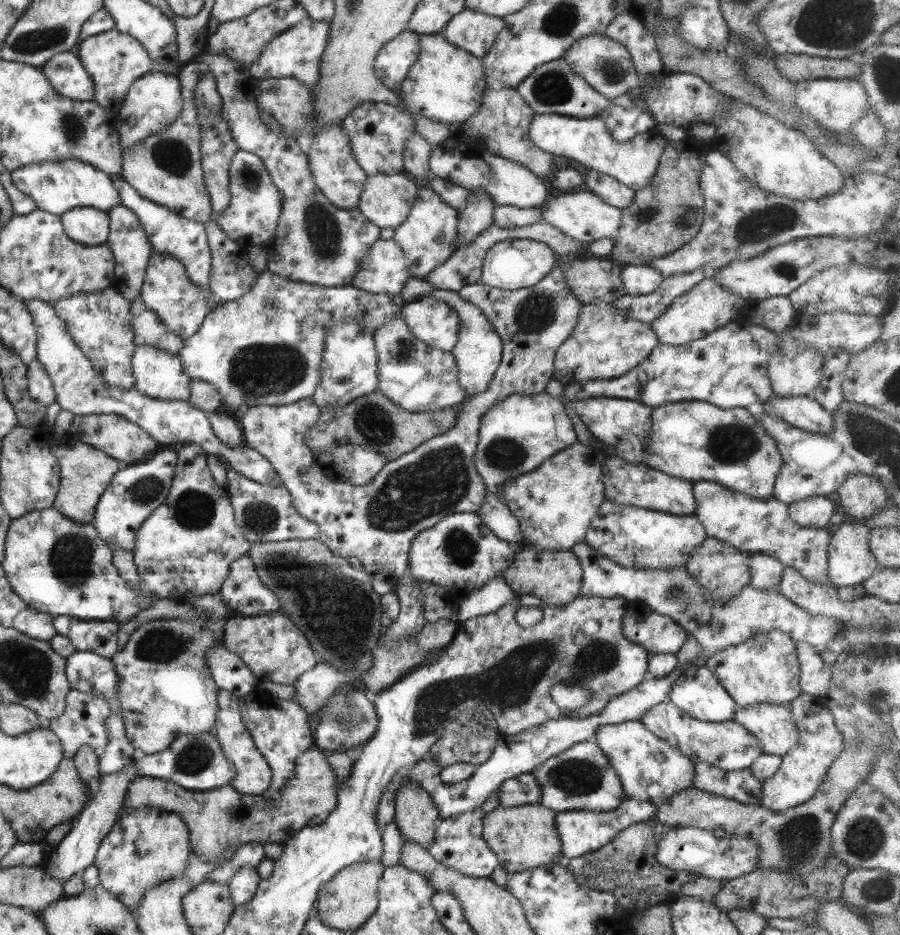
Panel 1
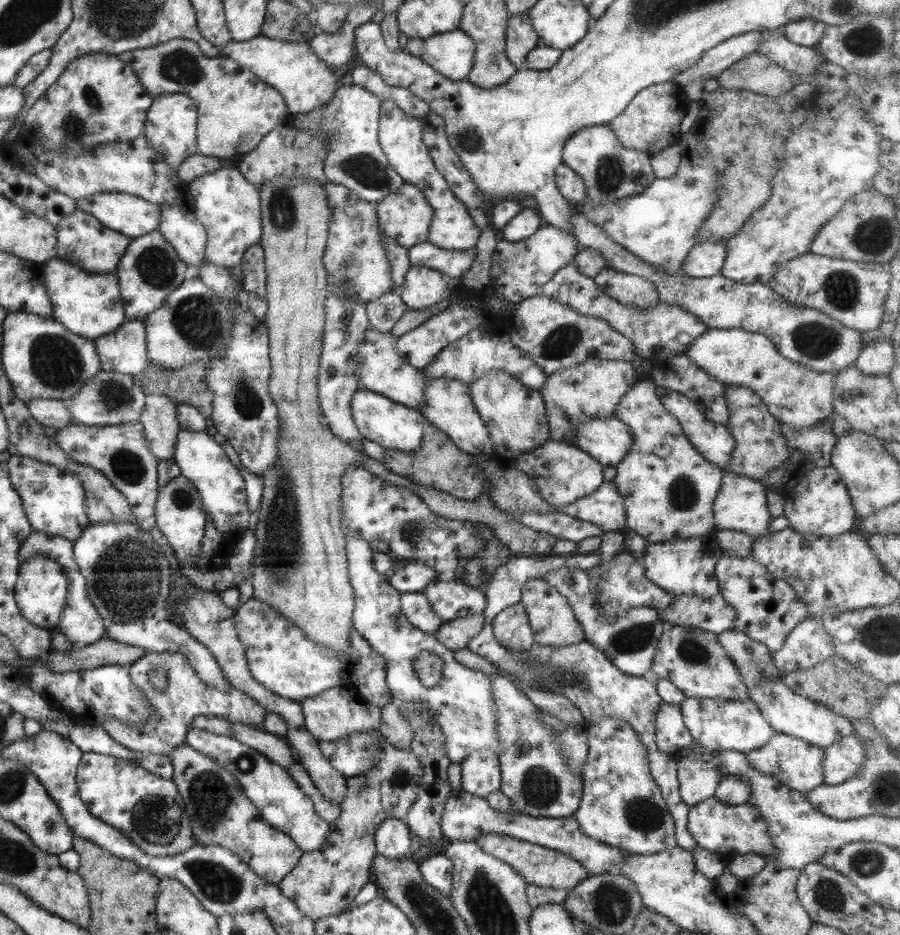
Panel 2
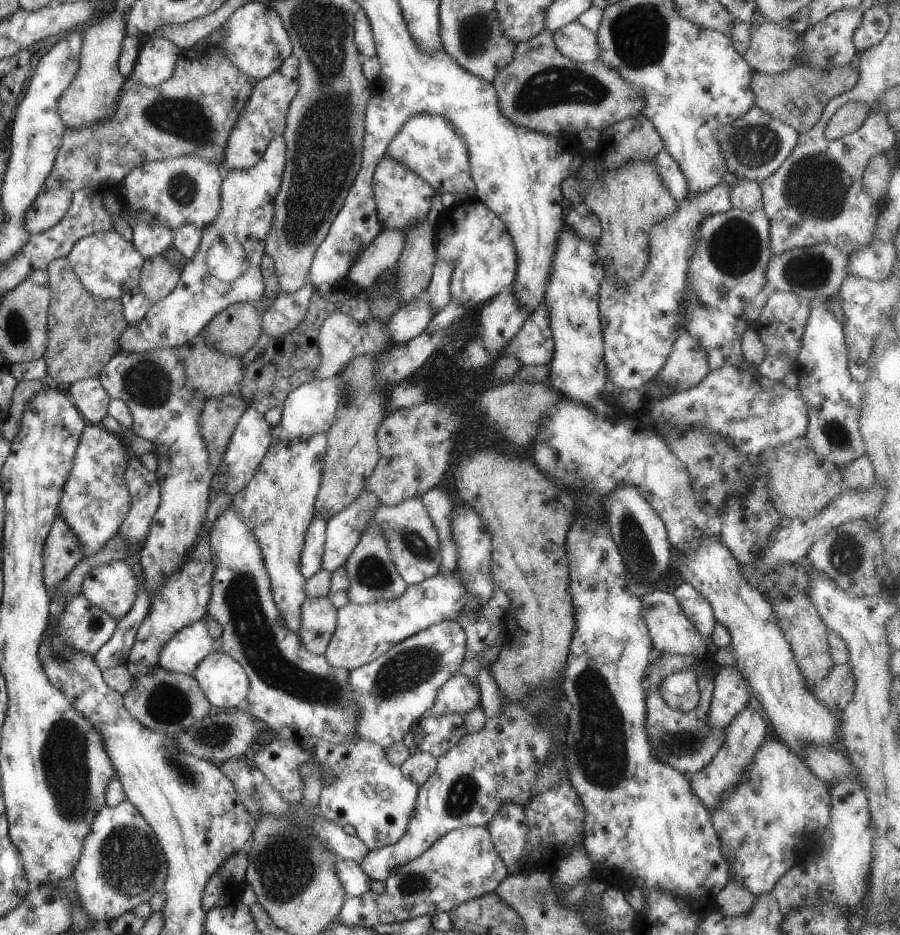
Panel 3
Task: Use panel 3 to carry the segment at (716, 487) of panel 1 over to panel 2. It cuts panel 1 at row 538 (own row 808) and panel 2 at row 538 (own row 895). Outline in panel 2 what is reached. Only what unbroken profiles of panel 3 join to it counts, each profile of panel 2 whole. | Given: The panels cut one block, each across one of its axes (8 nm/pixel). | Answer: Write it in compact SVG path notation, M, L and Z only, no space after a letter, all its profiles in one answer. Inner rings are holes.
M729 471L723 472L721 486L713 501L715 530L741 531L747 534L747 536L751 536L754 541L757 538L761 538L761 536L770 534L767 530L767 524L771 522L772 517L767 511L767 503L765 501L766 491L764 485L759 481L751 480Z

